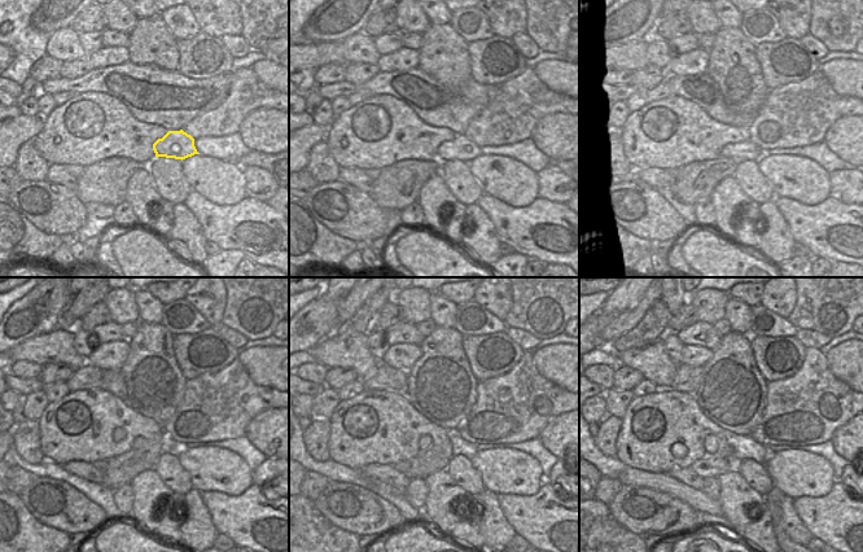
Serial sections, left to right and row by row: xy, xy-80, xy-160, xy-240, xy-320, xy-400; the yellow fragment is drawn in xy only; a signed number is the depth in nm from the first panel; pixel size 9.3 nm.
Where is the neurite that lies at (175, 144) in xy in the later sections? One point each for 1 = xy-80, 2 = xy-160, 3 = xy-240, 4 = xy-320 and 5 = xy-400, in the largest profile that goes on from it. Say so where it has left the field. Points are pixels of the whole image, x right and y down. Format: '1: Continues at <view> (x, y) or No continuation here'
1: Continues at xy-80 (460, 148)
2: Continues at xy-160 (739, 152)
3: Continues at xy-240 (139, 442)
4: Continues at xy-320 (425, 442)
5: Continues at xy-400 (712, 443).

